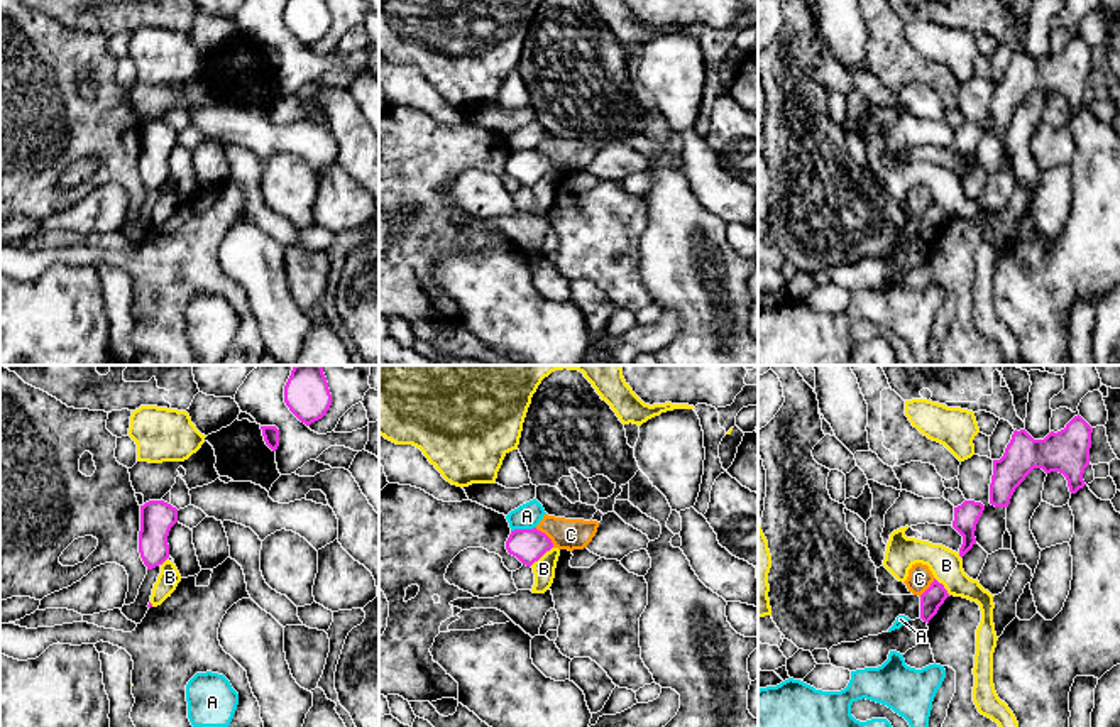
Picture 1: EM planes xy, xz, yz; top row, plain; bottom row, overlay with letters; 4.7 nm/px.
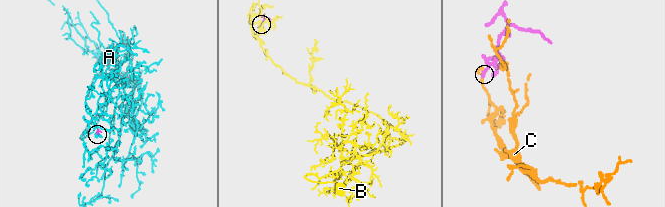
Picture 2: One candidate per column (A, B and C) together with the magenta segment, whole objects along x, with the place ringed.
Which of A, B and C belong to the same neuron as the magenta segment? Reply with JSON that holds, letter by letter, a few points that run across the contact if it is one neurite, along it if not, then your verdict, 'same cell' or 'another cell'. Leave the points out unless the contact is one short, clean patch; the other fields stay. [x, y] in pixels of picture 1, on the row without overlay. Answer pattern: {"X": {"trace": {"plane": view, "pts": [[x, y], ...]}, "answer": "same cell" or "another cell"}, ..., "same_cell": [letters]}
{"A": {"trace": {"plane": "xz", "pts": [[535, 147], [511, 153]]}, "answer": "another cell"}, "B": {"trace": {"plane": "xz", "pts": [[552, 168], [530, 186]]}, "answer": "another cell"}, "C": {"trace": {"plane": "xz", "pts": [[535, 149], [554, 168]]}, "answer": "another cell"}, "same_cell": []}

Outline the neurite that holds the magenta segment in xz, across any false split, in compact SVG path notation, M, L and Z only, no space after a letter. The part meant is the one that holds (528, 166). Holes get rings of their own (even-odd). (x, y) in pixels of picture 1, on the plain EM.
M536 149L514 150L506 162L508 174L516 178L526 188L531 188L552 169L552 161Z

